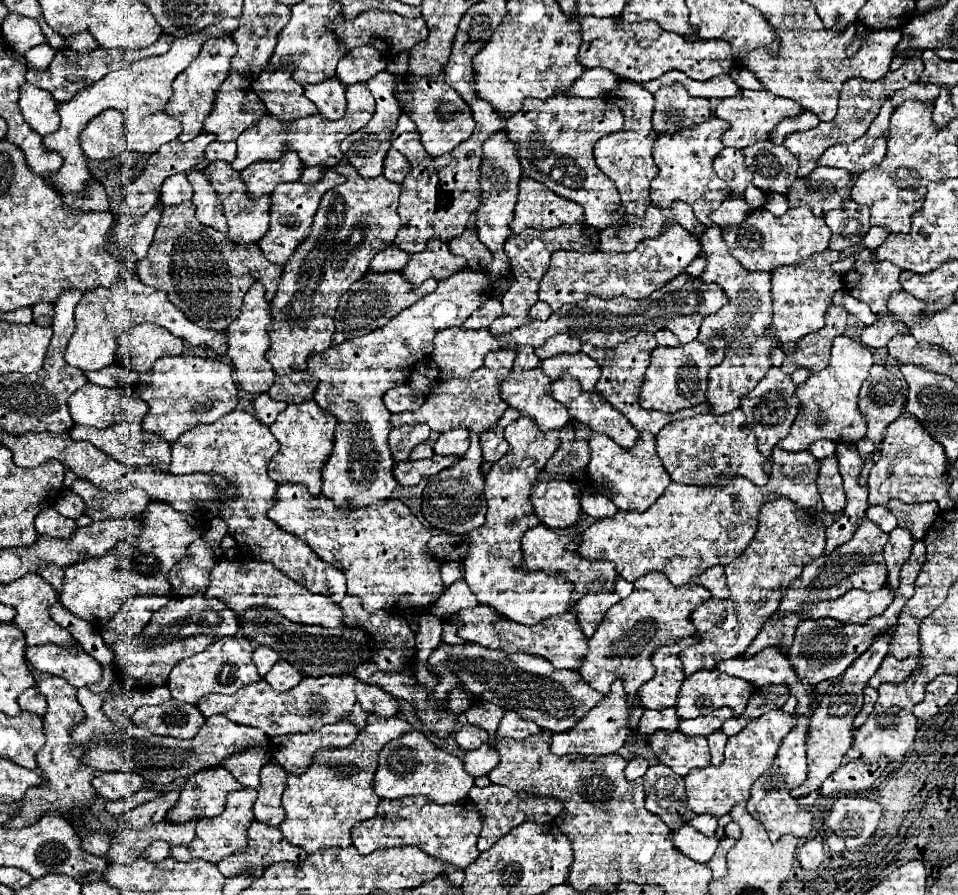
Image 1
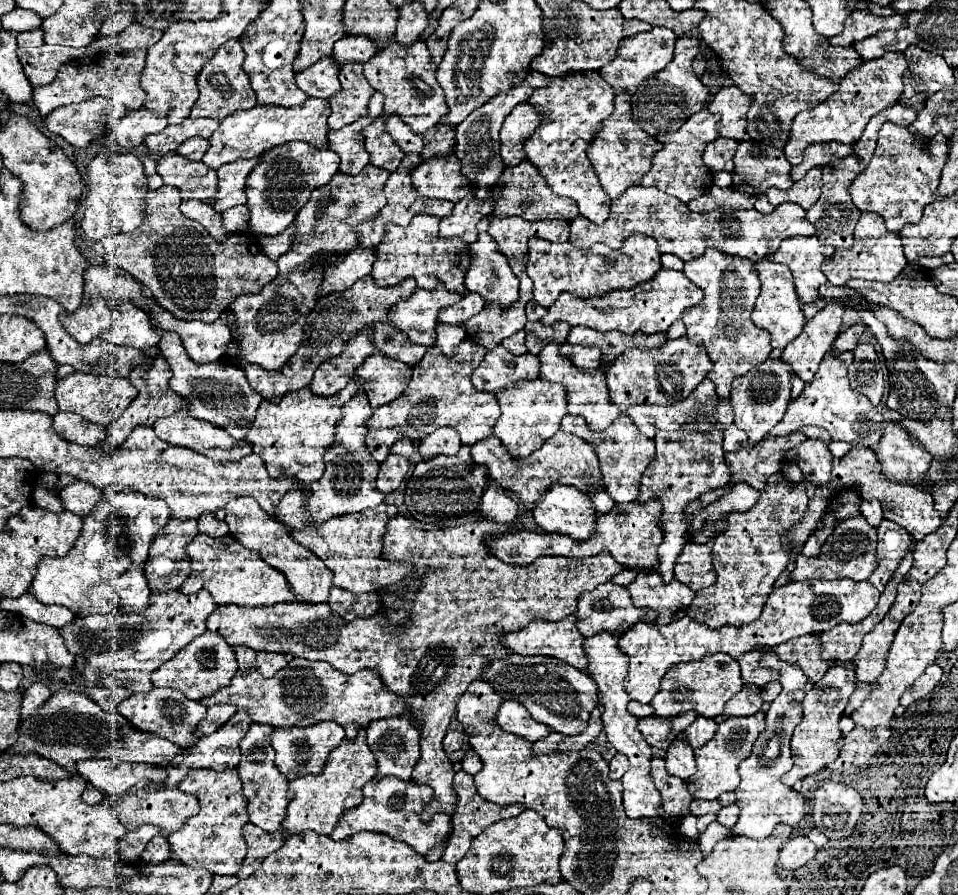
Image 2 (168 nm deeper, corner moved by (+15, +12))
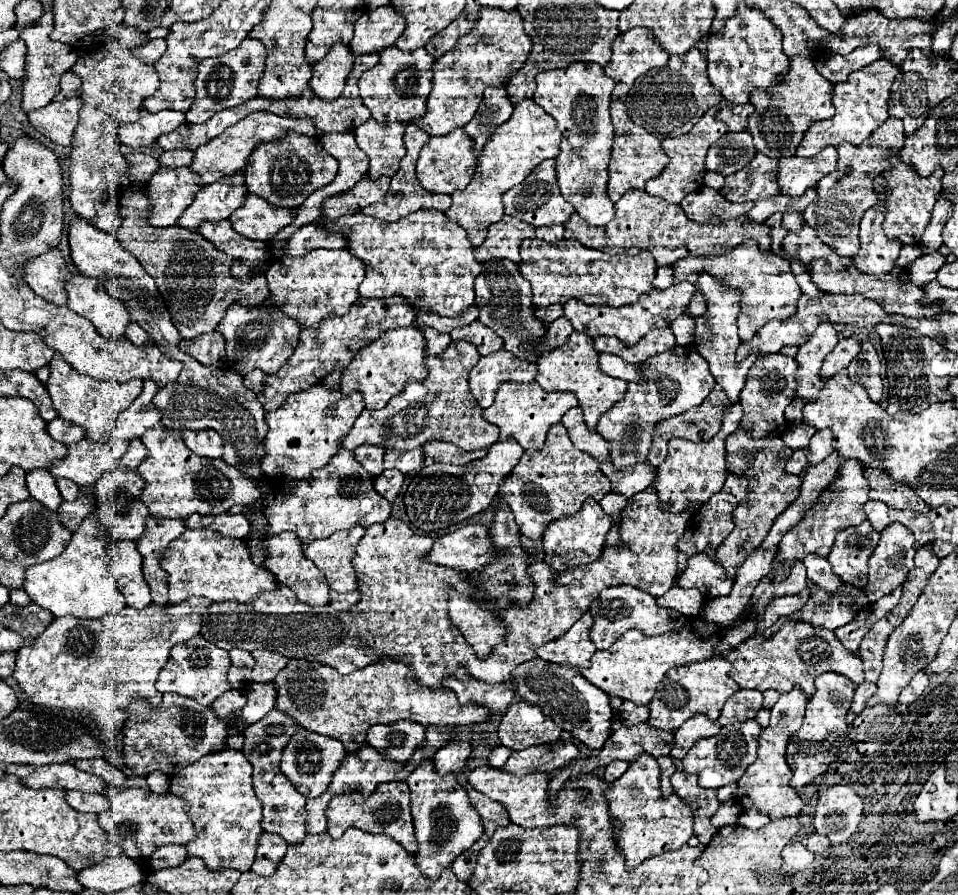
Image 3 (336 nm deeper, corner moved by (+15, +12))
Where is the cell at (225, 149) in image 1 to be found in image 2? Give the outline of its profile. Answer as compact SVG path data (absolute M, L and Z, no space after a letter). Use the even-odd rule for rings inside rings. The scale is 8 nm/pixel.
M189 138L185 140L179 148L177 148L177 154L181 154L183 158L189 158L193 162L199 162L207 150L207 140L205 138Z

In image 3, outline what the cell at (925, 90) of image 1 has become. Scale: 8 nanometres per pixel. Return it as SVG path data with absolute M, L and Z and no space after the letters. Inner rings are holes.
M887 118L861 146L853 146L849 142L843 142L837 146L838 160L837 170L821 178L819 182L819 196L815 202L811 202L803 218L805 222L817 230L817 236L839 256L853 258L859 250L859 220L871 206L877 204L877 194L873 190L873 178L887 168L885 150L901 150L905 142L903 124L899 118Z

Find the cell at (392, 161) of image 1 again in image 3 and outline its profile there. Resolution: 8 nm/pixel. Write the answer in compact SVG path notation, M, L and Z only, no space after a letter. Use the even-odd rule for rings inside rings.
M373 118L355 130L359 148L369 156L369 176L393 176L399 170L399 162L405 156L403 146L403 122L379 124Z

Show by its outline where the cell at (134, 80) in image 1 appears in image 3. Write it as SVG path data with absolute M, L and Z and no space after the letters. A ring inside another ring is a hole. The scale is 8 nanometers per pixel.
M73 70L65 72L59 80L59 92L53 100L61 100L61 98L75 98L77 96L77 86L81 86L81 78L77 78L77 74L73 74Z

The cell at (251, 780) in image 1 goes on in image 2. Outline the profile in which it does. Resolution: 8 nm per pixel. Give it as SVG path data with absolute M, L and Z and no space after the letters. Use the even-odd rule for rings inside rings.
M237 710L237 714L235 714L229 722L225 722L225 726L221 726L221 730L217 730L217 732L213 732L213 734L209 734L209 736L201 736L195 748L191 748L191 750L187 750L187 752L183 752L183 754L179 754L179 756L173 758L173 764L167 766L169 782L165 782L165 786L153 786L153 784L149 784L149 786L145 786L145 788L157 790L157 788L177 786L177 784L181 782L181 778L183 778L189 770L193 770L193 768L213 768L213 770L229 770L229 768L235 768L237 762L239 762L239 758L241 758L239 742L241 742L241 738L245 736L245 730L251 726L251 722L253 722L253 720L251 720L251 716L249 716L247 710Z

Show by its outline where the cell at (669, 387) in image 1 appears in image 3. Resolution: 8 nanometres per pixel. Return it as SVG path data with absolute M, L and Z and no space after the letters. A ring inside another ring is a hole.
M693 344L673 346L671 350L649 358L645 364L641 364L641 374L645 374L645 380L627 382L629 390L625 392L625 398L609 408L597 424L597 432L611 444L615 468L627 468L637 462L645 462L655 422L699 406L715 386L715 378L709 374L709 364Z

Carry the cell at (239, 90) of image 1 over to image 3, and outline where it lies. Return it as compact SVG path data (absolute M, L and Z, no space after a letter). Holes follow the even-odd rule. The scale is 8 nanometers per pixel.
M245 38L241 46L231 50L229 54L217 56L217 58L205 58L205 62L199 64L199 74L195 80L197 98L191 110L185 114L187 122L207 122L213 114L225 108L239 106L241 102L247 102L257 96L257 82L263 74L265 66L265 46L253 38Z

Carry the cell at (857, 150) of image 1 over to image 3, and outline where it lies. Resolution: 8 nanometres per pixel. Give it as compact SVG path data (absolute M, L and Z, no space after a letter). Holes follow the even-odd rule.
M825 148L813 158L781 158L779 160L779 186L781 194L801 196L807 188L815 186L825 174L835 170L835 150Z

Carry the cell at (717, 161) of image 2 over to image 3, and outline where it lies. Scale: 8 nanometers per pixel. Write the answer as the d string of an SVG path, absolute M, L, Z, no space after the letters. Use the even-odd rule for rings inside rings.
M747 130L727 132L721 136L721 140L717 140L709 148L705 168L719 172L723 176L735 174L737 170L745 168L753 160L755 154L757 154L757 150L755 150L753 138Z

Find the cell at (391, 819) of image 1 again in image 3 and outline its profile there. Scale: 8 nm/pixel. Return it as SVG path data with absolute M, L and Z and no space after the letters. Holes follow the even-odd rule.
M383 782L381 786L377 786L377 790L369 798L363 798L359 794L337 796L329 802L327 816L329 816L327 818L327 824L329 824L327 832L331 838L341 838L343 832L351 826L351 828L359 828L359 830L371 832L371 834L387 834L393 840L397 840L407 852L411 852L411 854L417 852L407 782Z

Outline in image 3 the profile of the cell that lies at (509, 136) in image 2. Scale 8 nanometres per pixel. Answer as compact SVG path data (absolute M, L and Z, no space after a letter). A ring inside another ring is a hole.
M531 98L521 100L519 104L515 104L513 116L505 124L501 124L485 144L471 184L465 190L457 190L451 194L453 204L445 212L445 216L453 218L461 228L465 228L471 244L479 246L485 240L489 224L497 222L503 216L503 192L521 184L523 178L529 176L539 162L547 158L557 158L559 144L561 132L557 130L555 120Z

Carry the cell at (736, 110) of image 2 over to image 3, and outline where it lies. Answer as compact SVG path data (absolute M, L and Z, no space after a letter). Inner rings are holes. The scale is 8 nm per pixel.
M727 104L727 106L719 108L715 118L725 122L729 132L741 132L741 130L745 130L747 118L753 110L755 110L753 104Z

